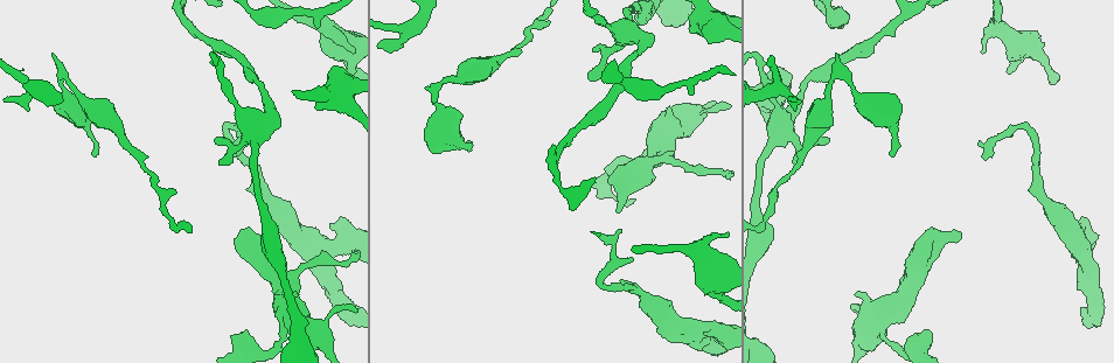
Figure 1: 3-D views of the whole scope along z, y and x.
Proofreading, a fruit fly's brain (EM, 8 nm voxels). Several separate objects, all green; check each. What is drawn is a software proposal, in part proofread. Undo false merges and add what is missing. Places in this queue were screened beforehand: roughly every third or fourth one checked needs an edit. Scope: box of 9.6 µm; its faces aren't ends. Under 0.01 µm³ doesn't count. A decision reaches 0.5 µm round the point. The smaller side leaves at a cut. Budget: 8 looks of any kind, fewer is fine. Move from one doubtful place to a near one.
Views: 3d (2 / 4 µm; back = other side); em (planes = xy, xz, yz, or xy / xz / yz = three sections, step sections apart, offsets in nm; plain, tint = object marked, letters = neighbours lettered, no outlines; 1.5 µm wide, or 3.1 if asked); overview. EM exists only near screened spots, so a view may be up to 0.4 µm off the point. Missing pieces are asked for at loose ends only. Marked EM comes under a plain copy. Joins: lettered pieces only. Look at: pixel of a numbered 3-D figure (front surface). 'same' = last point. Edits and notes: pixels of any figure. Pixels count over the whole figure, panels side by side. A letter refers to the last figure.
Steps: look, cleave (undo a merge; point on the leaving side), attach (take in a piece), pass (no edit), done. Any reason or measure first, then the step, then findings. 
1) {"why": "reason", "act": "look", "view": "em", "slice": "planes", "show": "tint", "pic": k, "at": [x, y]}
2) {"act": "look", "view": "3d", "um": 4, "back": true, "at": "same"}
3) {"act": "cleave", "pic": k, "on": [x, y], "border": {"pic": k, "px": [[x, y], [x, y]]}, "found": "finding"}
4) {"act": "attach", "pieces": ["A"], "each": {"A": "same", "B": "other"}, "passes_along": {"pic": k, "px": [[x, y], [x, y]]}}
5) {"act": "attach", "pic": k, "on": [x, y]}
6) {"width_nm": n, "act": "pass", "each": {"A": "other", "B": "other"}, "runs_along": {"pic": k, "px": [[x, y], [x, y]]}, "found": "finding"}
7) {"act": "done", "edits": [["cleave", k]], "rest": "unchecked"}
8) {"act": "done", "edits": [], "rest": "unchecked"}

{"why": "an open end", "act": "look", "view": "3d", "um": 2, "pic": 1, "at": [602, 236]}

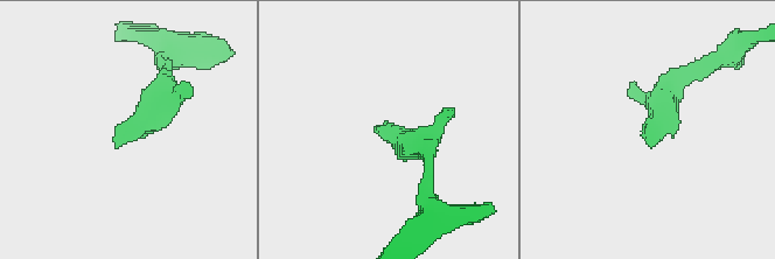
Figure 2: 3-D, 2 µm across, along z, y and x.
{"why": "now the EM", "act": "look", "view": "em", "slice": "xz", "step": 4, "show": "letters", "pic": 2, "at": [115, 145]}

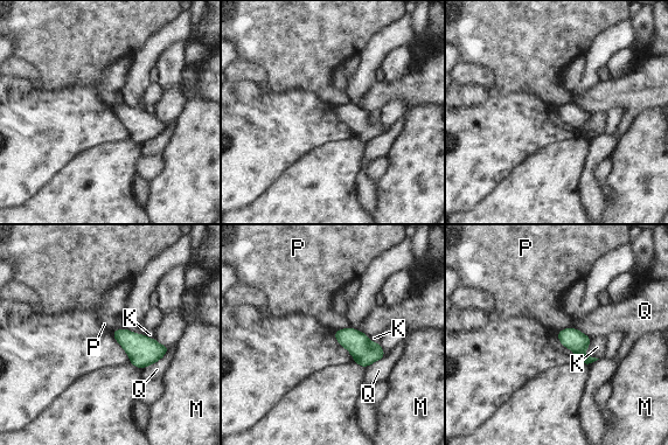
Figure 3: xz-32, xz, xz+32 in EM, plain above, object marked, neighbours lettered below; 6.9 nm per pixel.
{"why": "another direction", "act": "look", "view": "em", "slice": "planes", "show": "letters", "at": "same"}

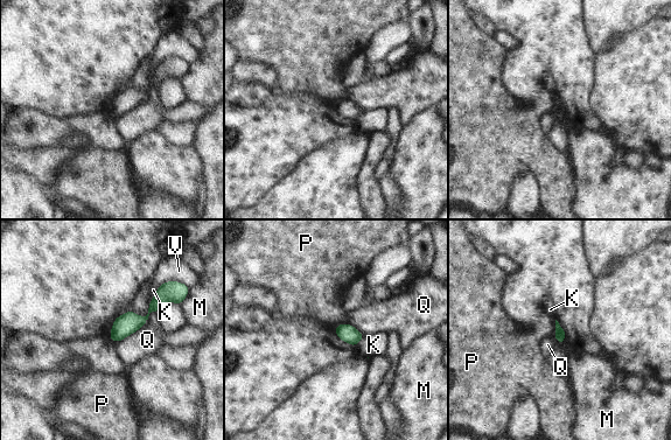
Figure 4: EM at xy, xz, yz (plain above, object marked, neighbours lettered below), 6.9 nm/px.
{"longest_contact_nm": ["Q", 280], "act": "pass", "each": {"K": "other", "M": "other", "P": "other", "Q": "other", "V": "other"}, "runs_along": {"pic": 4, "px": [[165, 295], [142, 320], [130, 322], [114, 337]]}, "found": "no lettered piece goes on from it"}

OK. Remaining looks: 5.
{"why": "free end", "act": "look", "view": "em", "slice": "planes", "show": "letters", "pic": 1, "at": [340, 219]}

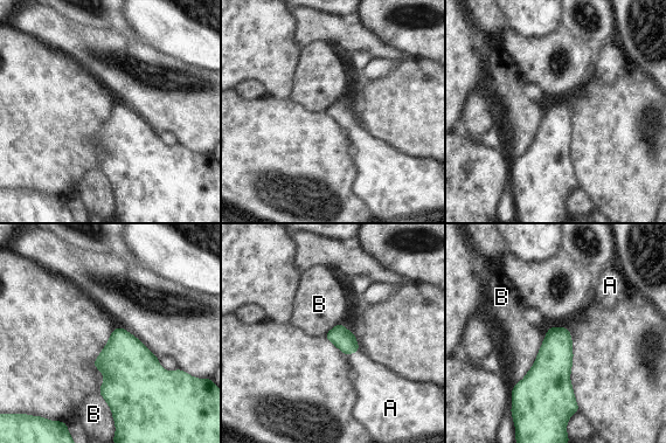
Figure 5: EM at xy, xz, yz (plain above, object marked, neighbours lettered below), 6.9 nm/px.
{"longest_contact_nm": ["B", 400], "act": "attach", "pieces": ["A"], "each": {"A": "same", "B": "other"}, "passes_along": {"pic": 5, "px": [[340, 337], [352, 353], [373, 382]]}, "found": "it goes on there"}

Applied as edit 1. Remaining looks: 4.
{"act": "look", "view": "overview"}

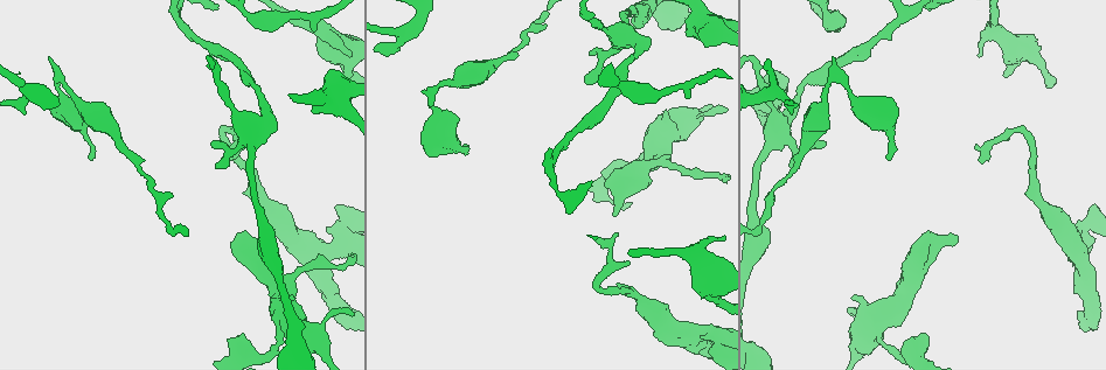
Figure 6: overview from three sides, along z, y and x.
{"why": "arms part here", "act": "look", "view": "3d", "um": 2, "pic": 6, "at": [436, 92]}

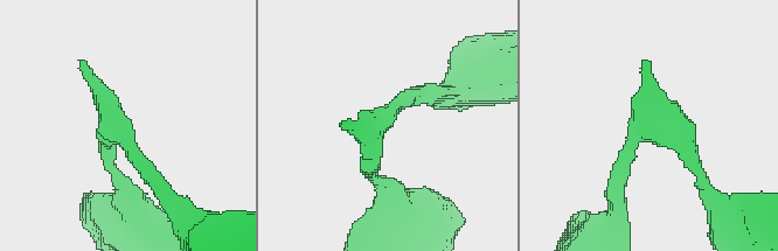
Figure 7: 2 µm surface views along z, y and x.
{"why": "now the EM", "act": "look", "view": "em", "slice": "xz", "step": 4, "show": "tint", "pic": 7, "at": [387, 120]}

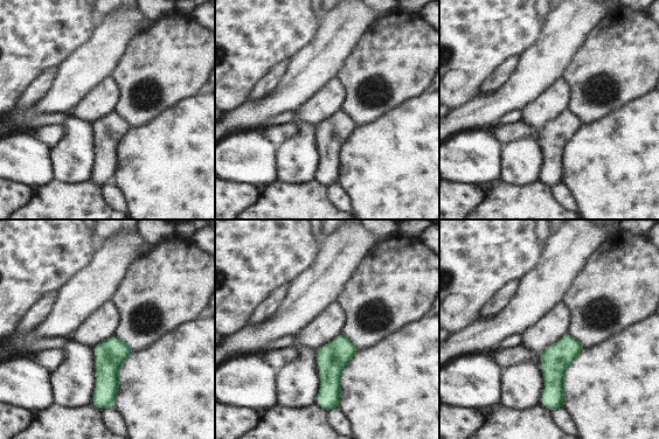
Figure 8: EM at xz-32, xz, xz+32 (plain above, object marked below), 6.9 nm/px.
{"act": "look", "view": "em", "slice": "xy", "step": 4, "show": "letters", "at": "same"}

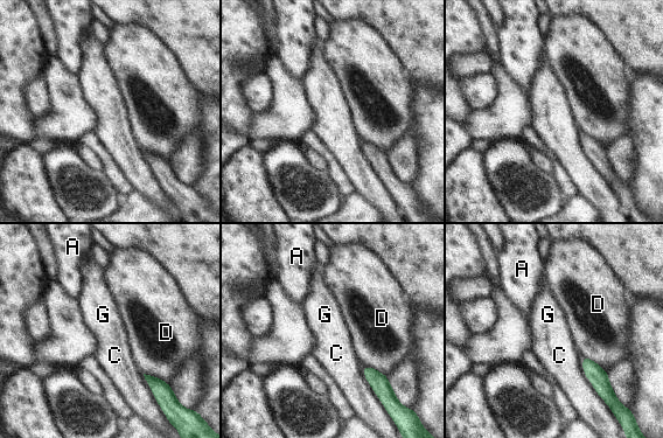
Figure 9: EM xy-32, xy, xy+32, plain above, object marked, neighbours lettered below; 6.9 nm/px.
{"act": "pass", "each": {"A": "other", "C": "other", "D": "other", "G": "other"}, "border": {"pic": 9, "px": [[144, 373], [156, 376], [169, 386]]}, "found": "continuous, no second neuron"}

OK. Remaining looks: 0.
{"act": "done", "edits": [["attach", 5]], "rest": "unchecked"}

